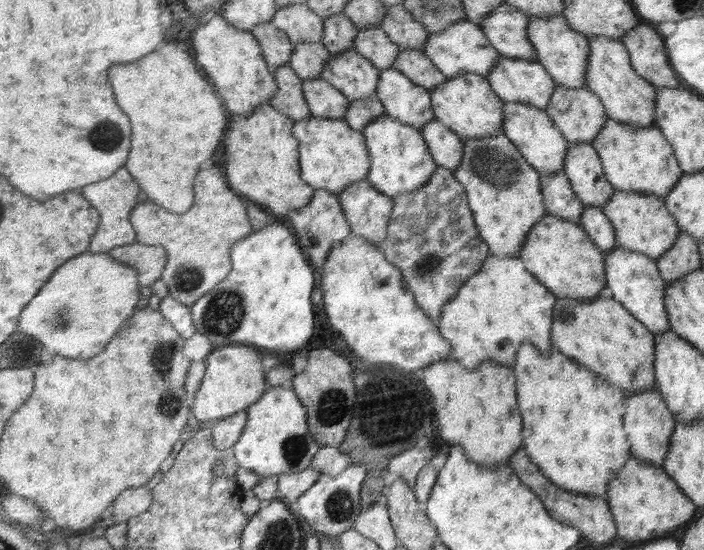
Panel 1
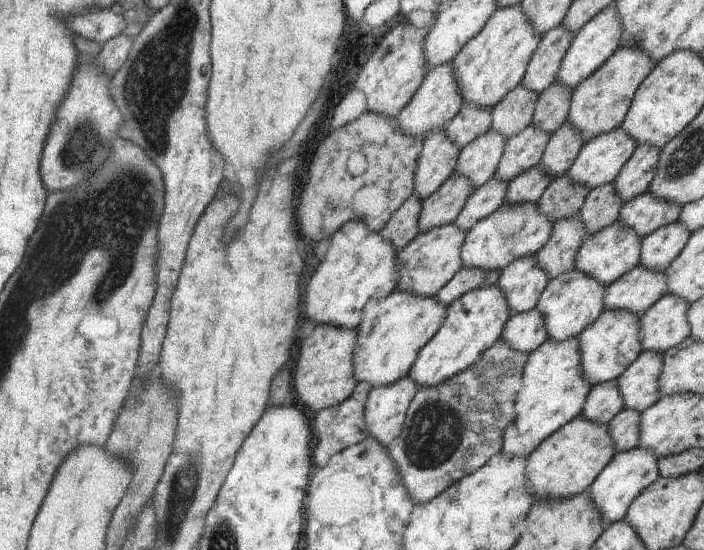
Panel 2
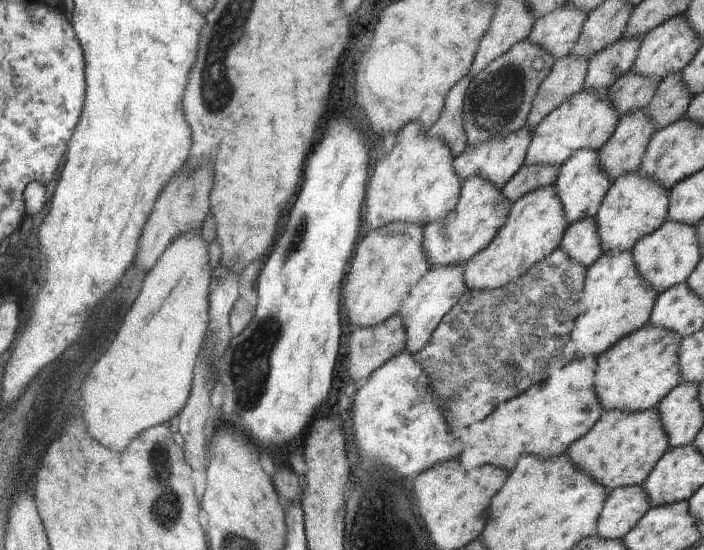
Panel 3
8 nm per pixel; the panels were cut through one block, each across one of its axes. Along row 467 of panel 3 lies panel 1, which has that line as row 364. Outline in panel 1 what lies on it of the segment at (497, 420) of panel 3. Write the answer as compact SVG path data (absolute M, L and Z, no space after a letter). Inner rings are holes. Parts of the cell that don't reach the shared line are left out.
M487 256L480 271L464 283L459 294L443 307L443 316L438 320L439 331L445 338L448 336L448 340L452 340L452 358L456 358L466 368L476 368L480 362L486 360L496 360L496 364L511 368L518 358L519 347L524 340L535 345L544 356L550 356L554 347L550 338L554 304L555 294L536 279L519 257Z

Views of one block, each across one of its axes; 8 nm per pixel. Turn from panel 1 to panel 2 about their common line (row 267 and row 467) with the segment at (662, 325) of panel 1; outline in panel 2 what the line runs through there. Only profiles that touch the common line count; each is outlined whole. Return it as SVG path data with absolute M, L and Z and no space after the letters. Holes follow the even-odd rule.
M640 446L630 448L630 450L622 450L622 452L615 454L614 460L596 477L594 484L586 490L590 494L594 506L604 516L605 522L618 522L618 520L623 520L627 516L627 510L632 502L640 496L640 493L647 486L650 486L660 477L658 464L659 459L655 458L650 450L640 448Z

